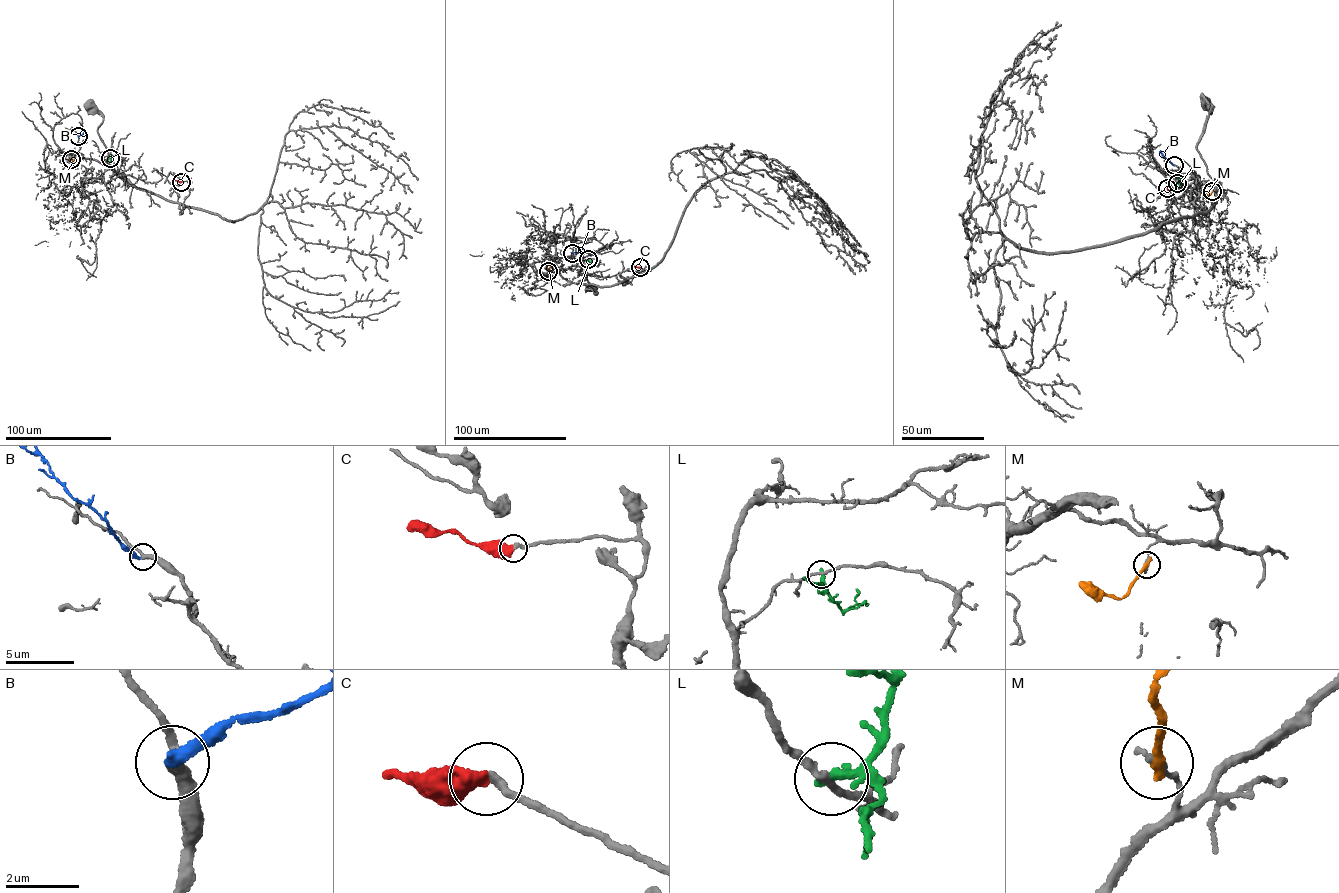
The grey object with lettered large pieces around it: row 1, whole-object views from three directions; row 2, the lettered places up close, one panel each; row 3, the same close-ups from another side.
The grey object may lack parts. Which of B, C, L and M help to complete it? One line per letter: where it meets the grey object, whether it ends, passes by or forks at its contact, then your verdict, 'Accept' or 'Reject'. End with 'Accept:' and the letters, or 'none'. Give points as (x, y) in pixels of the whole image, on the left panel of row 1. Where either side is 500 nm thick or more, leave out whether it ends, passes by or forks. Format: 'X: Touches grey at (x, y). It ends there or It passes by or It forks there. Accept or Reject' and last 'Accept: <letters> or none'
B: Touches grey at (78, 136). It ends there. Accept
C: Touches grey at (181, 182). Accept
L: Touches grey at (110, 158). It ends there. Reject
M: Touches grey at (71, 159). It ends there. Reject
Accept: B, C

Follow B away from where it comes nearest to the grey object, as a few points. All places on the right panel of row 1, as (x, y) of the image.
B: (1174, 165), (1160, 150)

